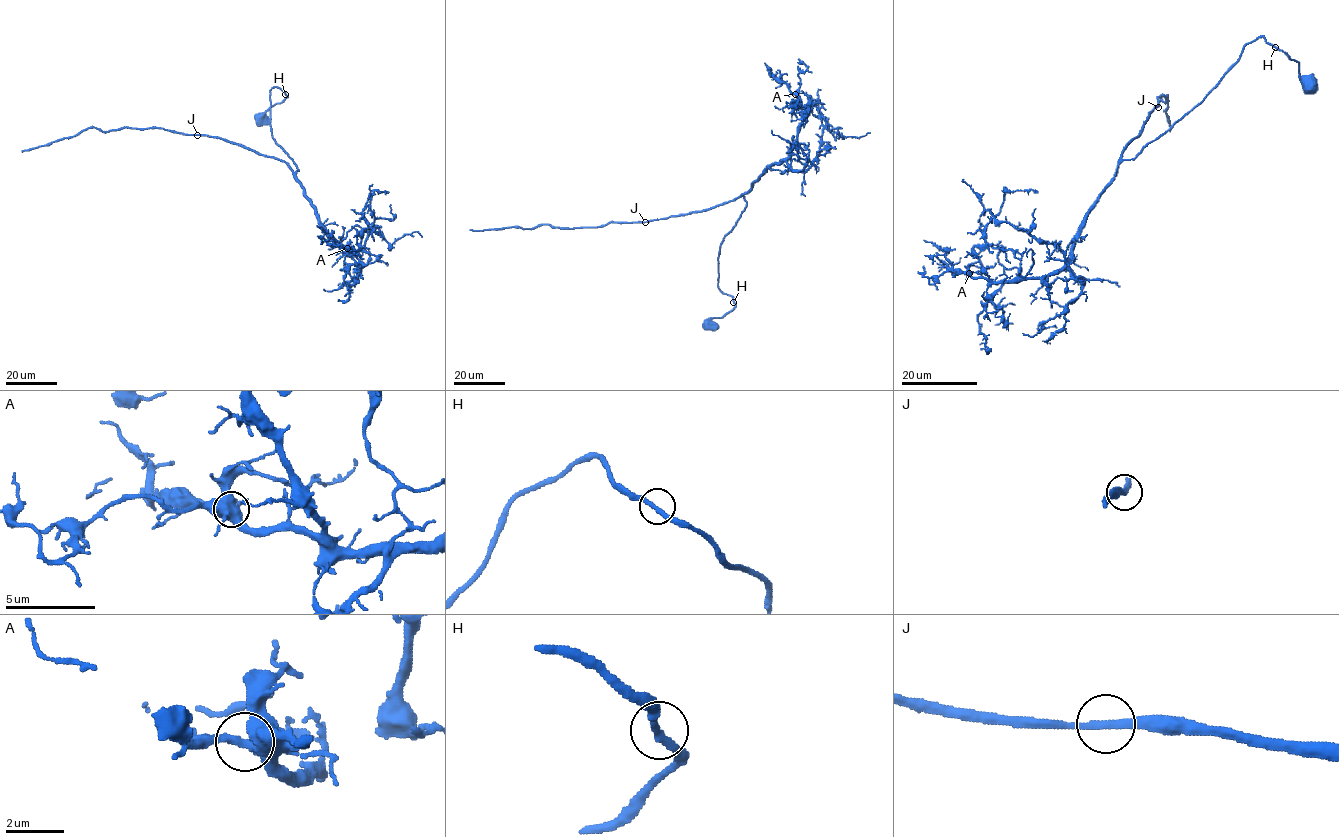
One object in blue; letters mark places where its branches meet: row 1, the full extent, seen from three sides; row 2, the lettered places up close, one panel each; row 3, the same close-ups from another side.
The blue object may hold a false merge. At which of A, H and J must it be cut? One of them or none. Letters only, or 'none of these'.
none of these

